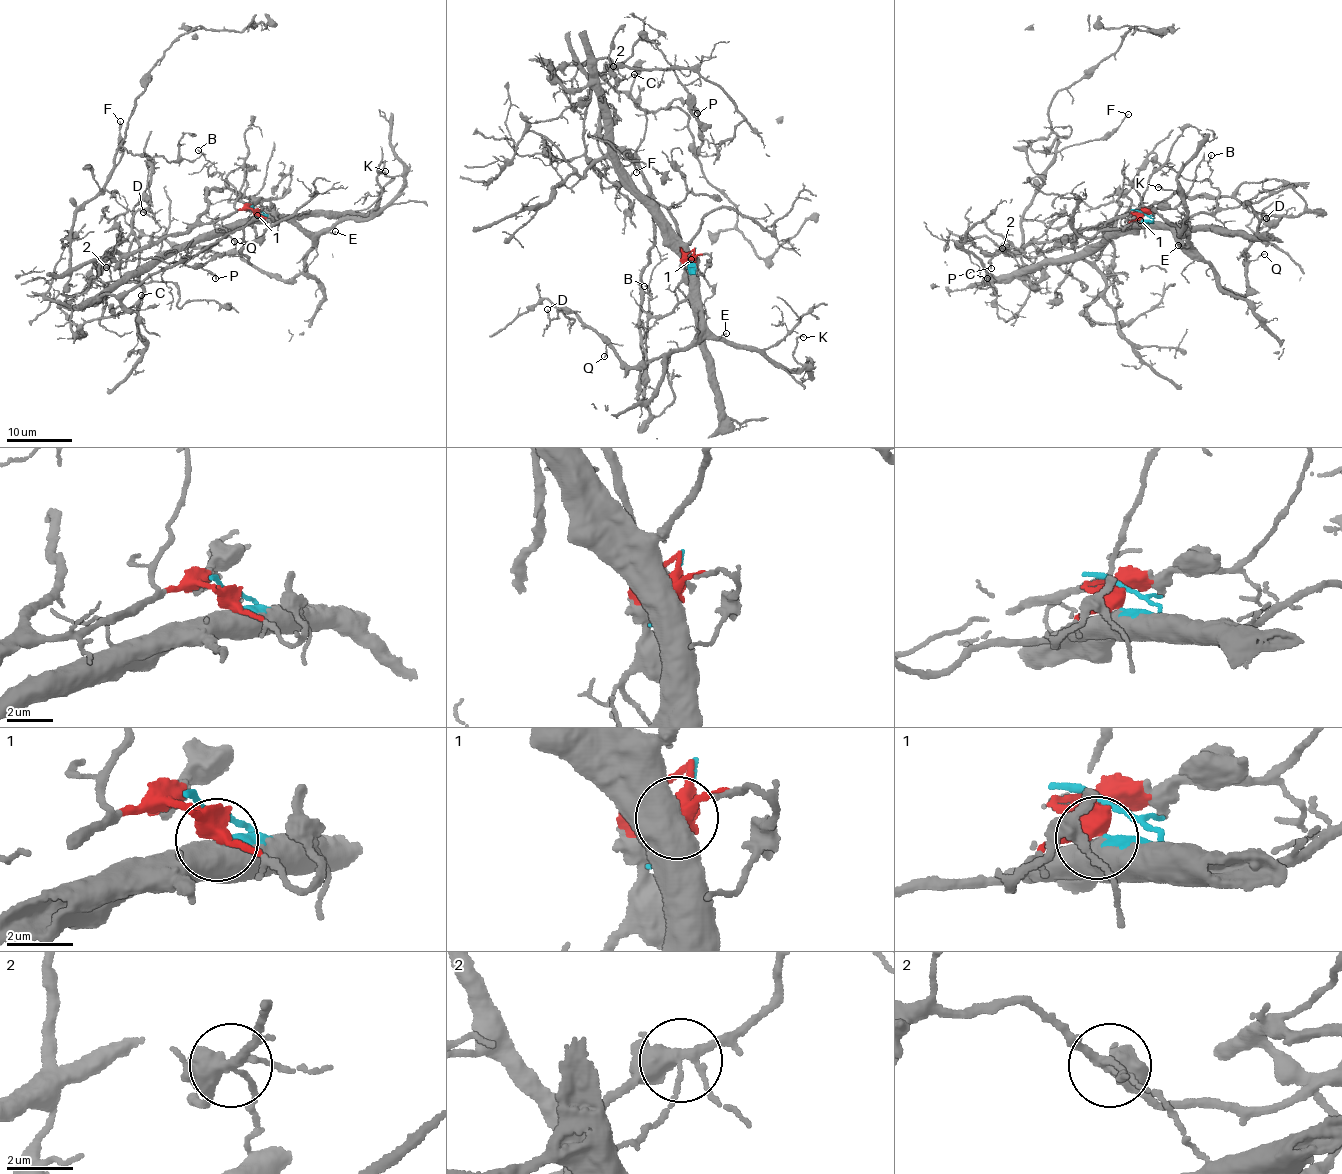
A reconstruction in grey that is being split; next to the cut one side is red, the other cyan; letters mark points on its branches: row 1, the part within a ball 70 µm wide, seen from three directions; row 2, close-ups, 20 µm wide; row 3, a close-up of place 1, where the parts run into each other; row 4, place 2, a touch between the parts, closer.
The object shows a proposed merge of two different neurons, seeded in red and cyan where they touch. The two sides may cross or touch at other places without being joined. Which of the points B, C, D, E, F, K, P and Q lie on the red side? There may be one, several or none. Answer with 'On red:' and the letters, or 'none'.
On red: F, P

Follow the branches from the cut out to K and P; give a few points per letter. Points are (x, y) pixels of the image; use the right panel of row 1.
K: (1141, 214), (1165, 229), (1175, 229), (1185, 247), (1187, 234), (1178, 236), (1186, 212), (1182, 198), (1157, 186)
P: (1141, 214), (1085, 227), (1071, 243), (1036, 241), (1037, 256), (960, 241), (991, 254), (991, 268)

